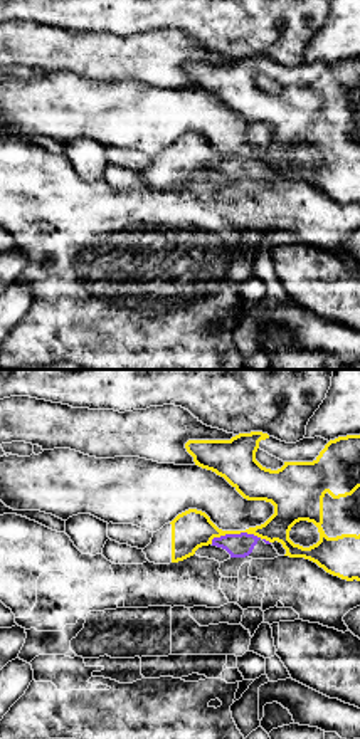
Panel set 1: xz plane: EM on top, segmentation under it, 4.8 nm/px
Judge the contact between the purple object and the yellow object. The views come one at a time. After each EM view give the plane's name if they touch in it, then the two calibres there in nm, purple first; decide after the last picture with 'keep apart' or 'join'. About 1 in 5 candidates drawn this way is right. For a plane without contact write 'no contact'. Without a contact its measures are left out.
xz | 110/190 nm

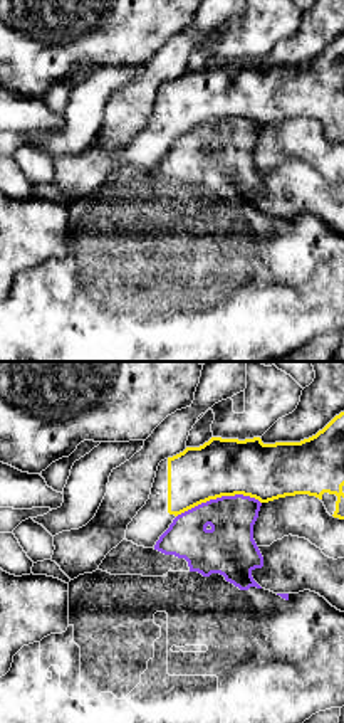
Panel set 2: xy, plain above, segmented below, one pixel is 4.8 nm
xy | 260/280 nm

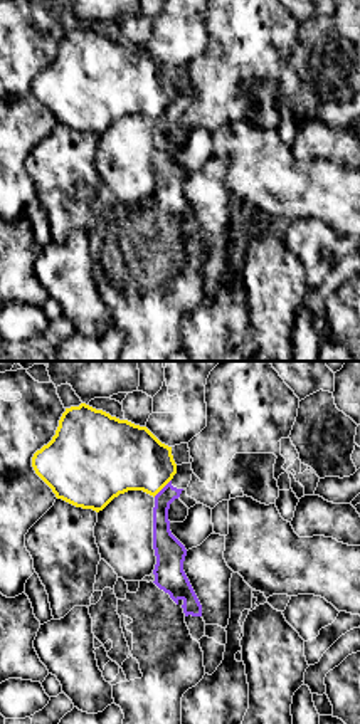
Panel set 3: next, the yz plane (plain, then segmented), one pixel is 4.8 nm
yz | 100/320 nm

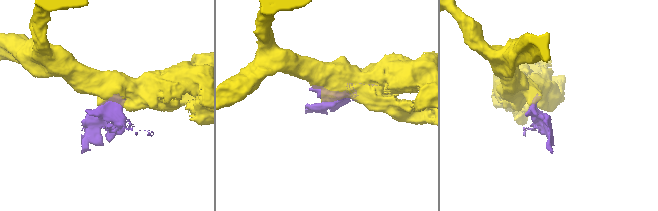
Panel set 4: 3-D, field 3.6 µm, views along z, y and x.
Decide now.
keep apart

